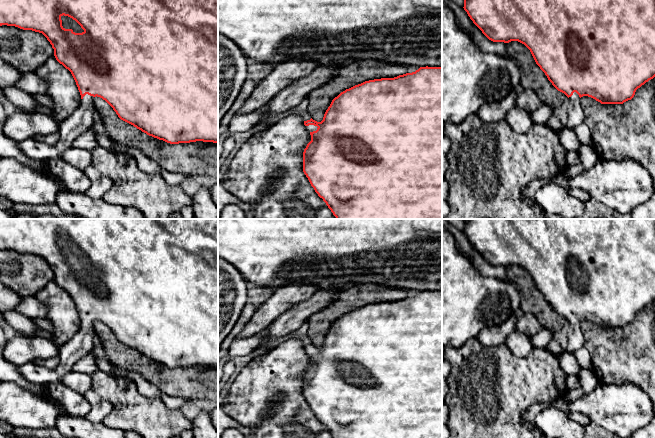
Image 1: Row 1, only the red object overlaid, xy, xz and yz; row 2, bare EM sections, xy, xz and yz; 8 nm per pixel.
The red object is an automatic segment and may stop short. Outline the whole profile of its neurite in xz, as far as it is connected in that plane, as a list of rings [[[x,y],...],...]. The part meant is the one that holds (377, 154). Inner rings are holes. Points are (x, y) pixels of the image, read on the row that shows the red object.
[[[420,67],[412,73],[406,73],[394,78],[381,78],[365,81],[341,92],[335,97],[326,110],[323,120],[317,122],[312,118],[304,121],[305,129],[311,135],[311,141],[303,152],[303,172],[311,186],[320,198],[326,203],[336,219],[442,219],[442,67]]]

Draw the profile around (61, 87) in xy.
[[[55,56],[45,61],[35,73],[47,83],[46,96],[54,104],[55,121],[67,119],[79,106],[81,95],[71,72]]]

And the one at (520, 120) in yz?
[[[518,106],[512,107],[504,119],[507,124],[517,133],[526,133],[534,124],[532,113],[521,109]]]

